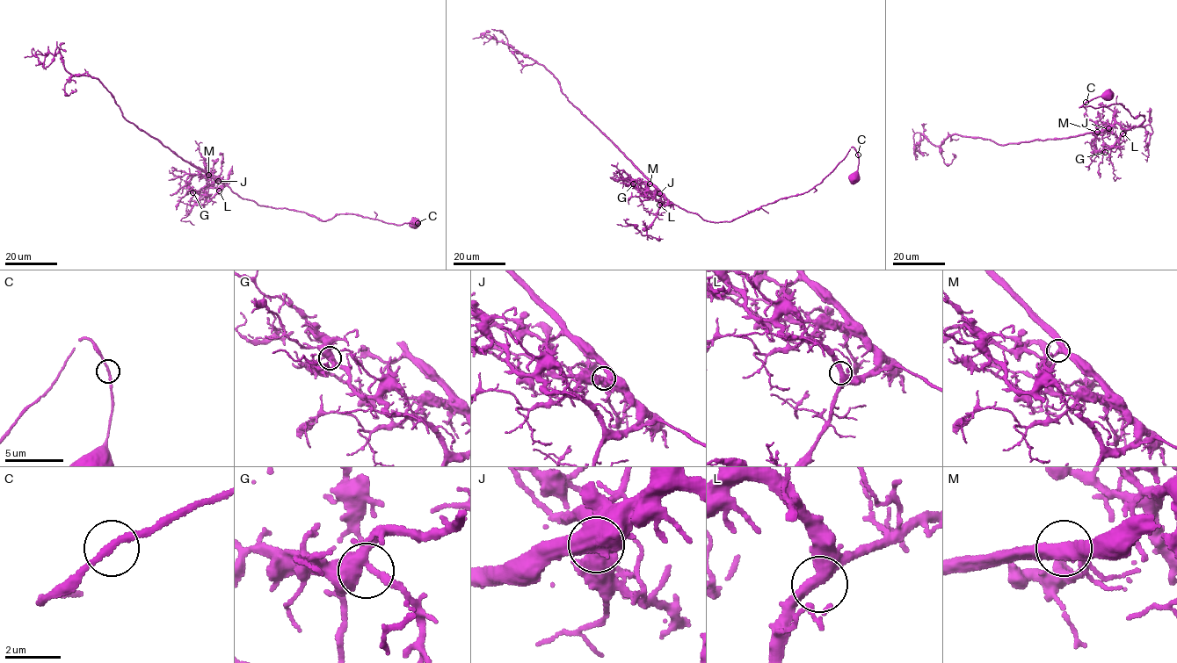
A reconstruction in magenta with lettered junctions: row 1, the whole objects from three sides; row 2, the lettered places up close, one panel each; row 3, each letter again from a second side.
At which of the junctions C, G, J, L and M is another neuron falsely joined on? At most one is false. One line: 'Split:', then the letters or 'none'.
Split: none

